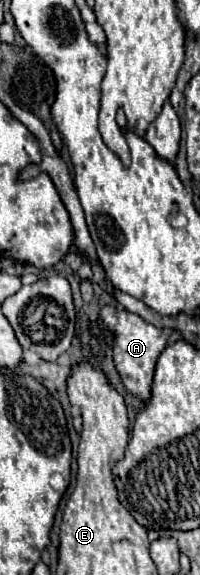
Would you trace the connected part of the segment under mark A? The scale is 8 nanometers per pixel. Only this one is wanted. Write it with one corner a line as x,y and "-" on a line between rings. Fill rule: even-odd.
105,305
99,311
101,321
105,323
105,327
109,331
113,331
115,339
113,339
113,363
121,375
121,381
125,385
125,389
137,397
139,401
147,403
151,397
151,381
153,381
153,371
155,371
155,363
159,353
165,349
165,345
169,343
169,337
175,333
173,329
161,329
155,327
147,321
143,321
139,315
127,311
127,309
117,309
111,305

